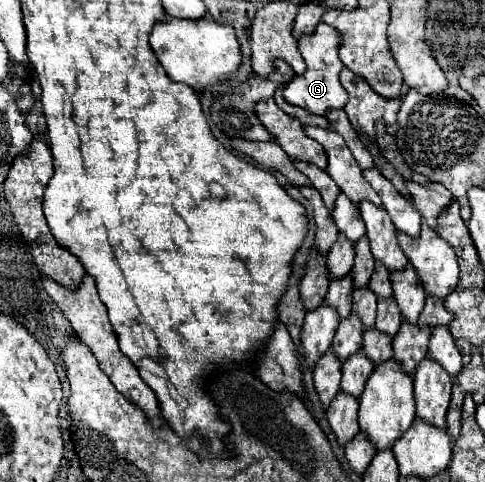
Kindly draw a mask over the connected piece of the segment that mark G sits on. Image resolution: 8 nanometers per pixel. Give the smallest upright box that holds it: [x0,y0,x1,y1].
[283,22,347,114]

